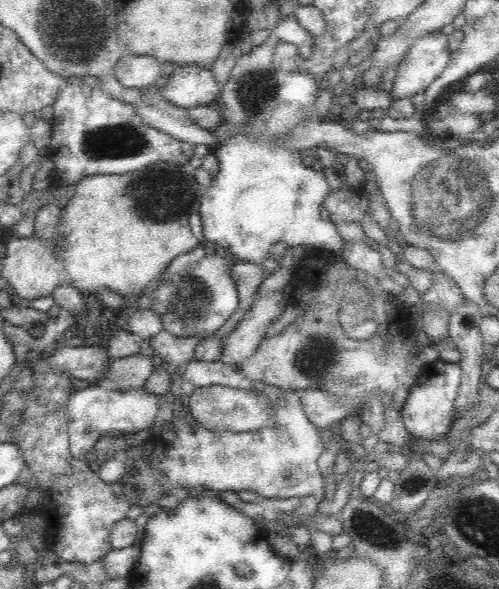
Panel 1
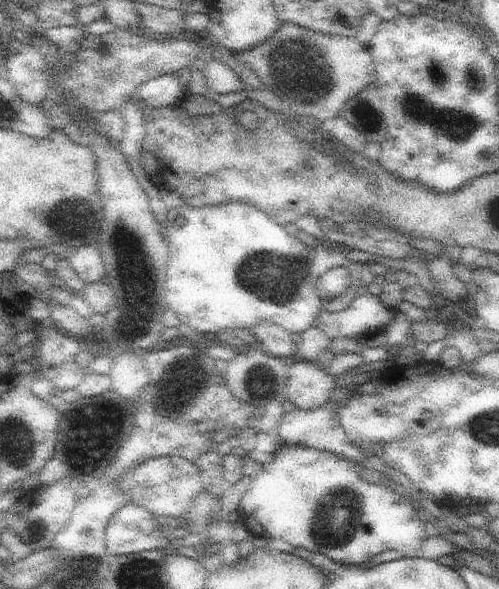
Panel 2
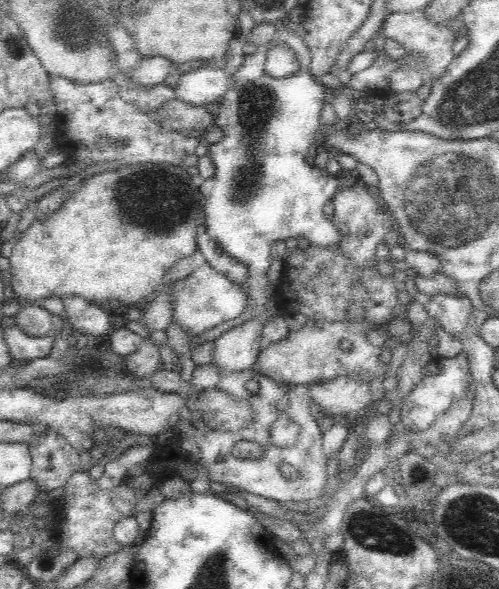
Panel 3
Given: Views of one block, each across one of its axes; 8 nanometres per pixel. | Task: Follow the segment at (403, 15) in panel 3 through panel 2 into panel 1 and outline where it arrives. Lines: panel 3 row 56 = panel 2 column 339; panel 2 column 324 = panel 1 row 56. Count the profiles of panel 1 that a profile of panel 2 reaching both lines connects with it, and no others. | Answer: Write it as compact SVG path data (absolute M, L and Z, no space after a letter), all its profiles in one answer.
M442 30L418 38L406 54L408 56L400 62L394 78L394 100L414 98L416 94L426 92L446 70L452 58L448 38L446 34L442 34Z

